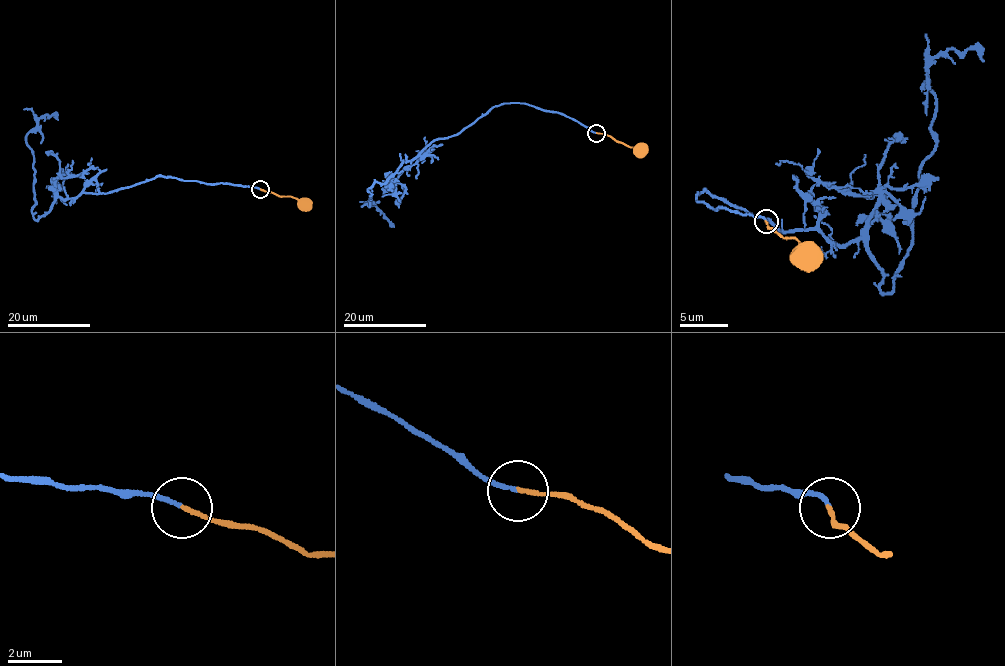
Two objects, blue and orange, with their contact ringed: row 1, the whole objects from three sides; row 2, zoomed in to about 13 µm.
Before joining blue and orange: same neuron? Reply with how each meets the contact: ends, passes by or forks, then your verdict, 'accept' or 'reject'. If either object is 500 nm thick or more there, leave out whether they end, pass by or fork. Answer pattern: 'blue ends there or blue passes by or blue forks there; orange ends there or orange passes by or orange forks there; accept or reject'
blue ends there; orange ends there; accept

